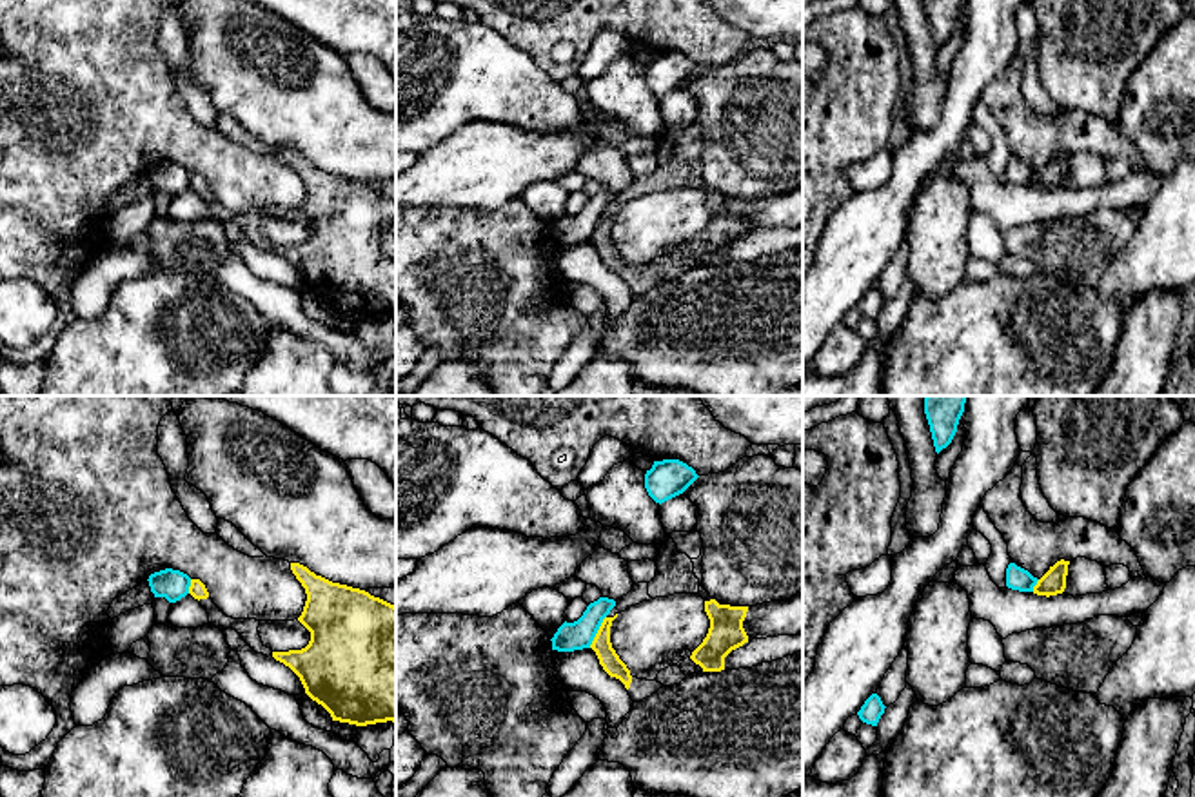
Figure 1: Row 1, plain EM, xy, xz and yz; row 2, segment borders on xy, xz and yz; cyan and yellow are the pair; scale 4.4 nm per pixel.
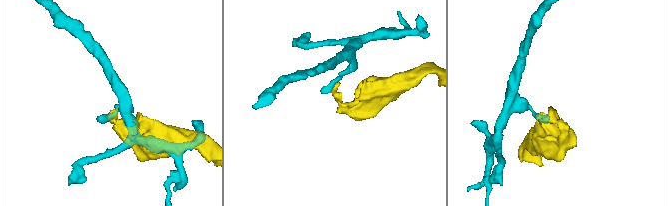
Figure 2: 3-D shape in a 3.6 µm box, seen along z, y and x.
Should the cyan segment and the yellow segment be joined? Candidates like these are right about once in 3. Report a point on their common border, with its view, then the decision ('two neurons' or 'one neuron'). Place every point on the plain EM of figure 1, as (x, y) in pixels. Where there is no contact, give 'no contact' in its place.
xz (596, 226) | two neurons

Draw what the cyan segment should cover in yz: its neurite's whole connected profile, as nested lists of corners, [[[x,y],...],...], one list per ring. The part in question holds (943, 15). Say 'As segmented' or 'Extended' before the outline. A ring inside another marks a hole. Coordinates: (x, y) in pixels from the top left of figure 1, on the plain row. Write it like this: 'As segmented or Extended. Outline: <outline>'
As segmented. Outline: [[[924,0],[937,47],[952,36],[963,5],[964,0]]]

